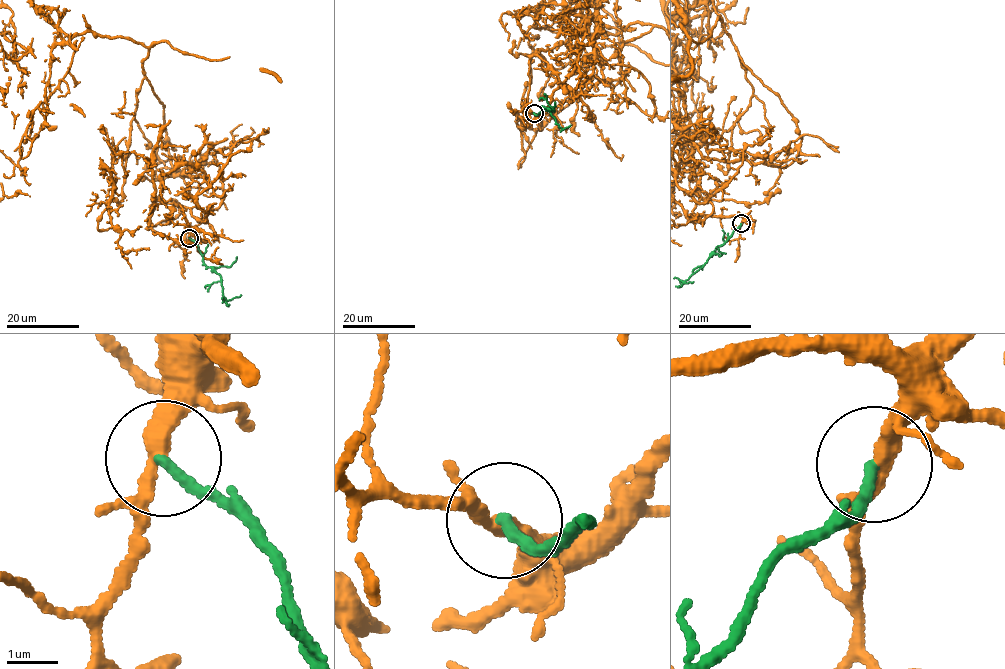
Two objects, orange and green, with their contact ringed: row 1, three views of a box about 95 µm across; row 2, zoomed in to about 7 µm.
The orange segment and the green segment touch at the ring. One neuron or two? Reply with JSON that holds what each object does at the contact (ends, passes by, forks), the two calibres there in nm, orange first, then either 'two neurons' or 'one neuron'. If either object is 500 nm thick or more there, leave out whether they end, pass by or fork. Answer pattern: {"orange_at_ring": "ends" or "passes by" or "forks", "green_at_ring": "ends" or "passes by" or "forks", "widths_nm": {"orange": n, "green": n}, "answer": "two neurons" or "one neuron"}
{"orange_at_ring": "passes by", "green_at_ring": "ends", "widths_nm": {"orange": 320, "green": 200}, "answer": "two neurons"}

